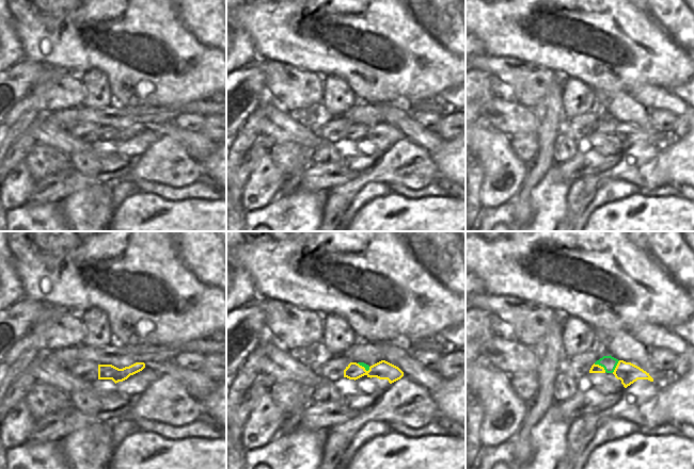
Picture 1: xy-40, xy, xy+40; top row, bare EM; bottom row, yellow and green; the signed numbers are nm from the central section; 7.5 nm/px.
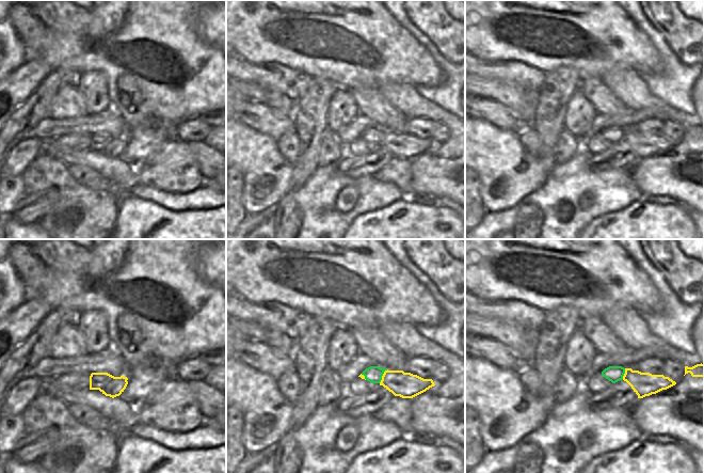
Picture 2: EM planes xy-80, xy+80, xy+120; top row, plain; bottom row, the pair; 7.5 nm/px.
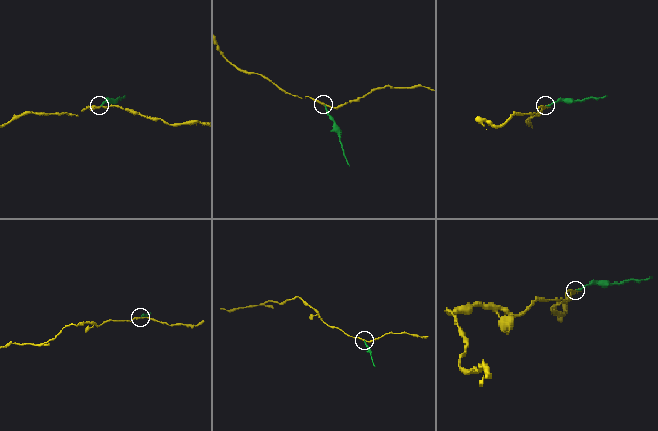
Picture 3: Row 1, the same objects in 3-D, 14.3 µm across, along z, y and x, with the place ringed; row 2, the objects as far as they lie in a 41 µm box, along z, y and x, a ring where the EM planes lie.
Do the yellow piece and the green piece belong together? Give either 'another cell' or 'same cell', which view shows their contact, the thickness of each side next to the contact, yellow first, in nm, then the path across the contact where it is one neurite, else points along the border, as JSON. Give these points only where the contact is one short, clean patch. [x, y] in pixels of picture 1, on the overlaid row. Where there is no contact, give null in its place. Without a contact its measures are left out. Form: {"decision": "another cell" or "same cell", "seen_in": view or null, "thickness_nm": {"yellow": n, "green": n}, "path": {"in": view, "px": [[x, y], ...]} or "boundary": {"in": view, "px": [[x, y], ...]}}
{"decision": "another cell", "seen_in": "xy+40", "thickness_nm": {"yellow": 60, "green": 110}, "boundary": {"in": "xy+40", "px": [[594, 364], [600, 365], [605, 371]]}}

